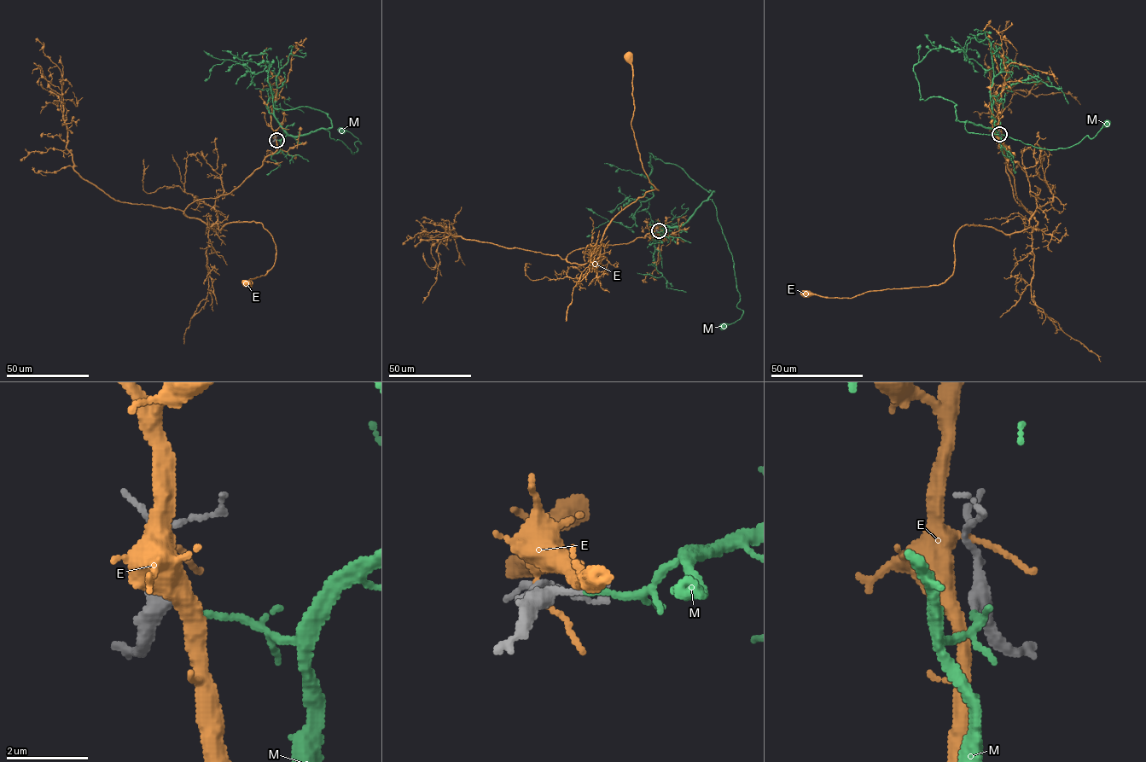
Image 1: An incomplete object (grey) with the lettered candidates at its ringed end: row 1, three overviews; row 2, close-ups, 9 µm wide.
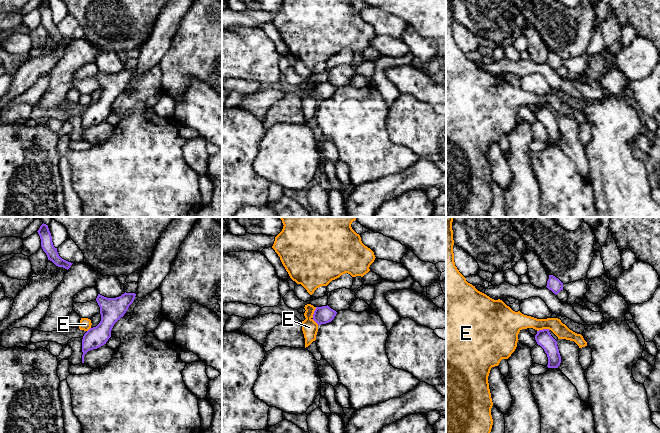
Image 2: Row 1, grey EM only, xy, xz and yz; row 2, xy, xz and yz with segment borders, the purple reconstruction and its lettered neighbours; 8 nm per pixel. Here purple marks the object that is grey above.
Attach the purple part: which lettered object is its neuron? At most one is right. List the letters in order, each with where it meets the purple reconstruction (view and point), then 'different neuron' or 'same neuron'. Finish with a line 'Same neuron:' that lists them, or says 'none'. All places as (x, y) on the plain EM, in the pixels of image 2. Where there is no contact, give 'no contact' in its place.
E: contact yz (543, 105); different neuron
M: no contact; same neuron
Same neuron: M

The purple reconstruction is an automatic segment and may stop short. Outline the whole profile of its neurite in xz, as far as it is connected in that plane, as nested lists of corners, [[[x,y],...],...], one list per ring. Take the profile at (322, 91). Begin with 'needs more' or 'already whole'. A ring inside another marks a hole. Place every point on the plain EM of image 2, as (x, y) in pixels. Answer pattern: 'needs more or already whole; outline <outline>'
already whole; outline [[[328,81],[322,82],[322,83],[316,83],[313,90],[313,96],[318,101],[326,100],[326,99],[331,98],[336,92],[336,90],[337,88],[331,85]]]

